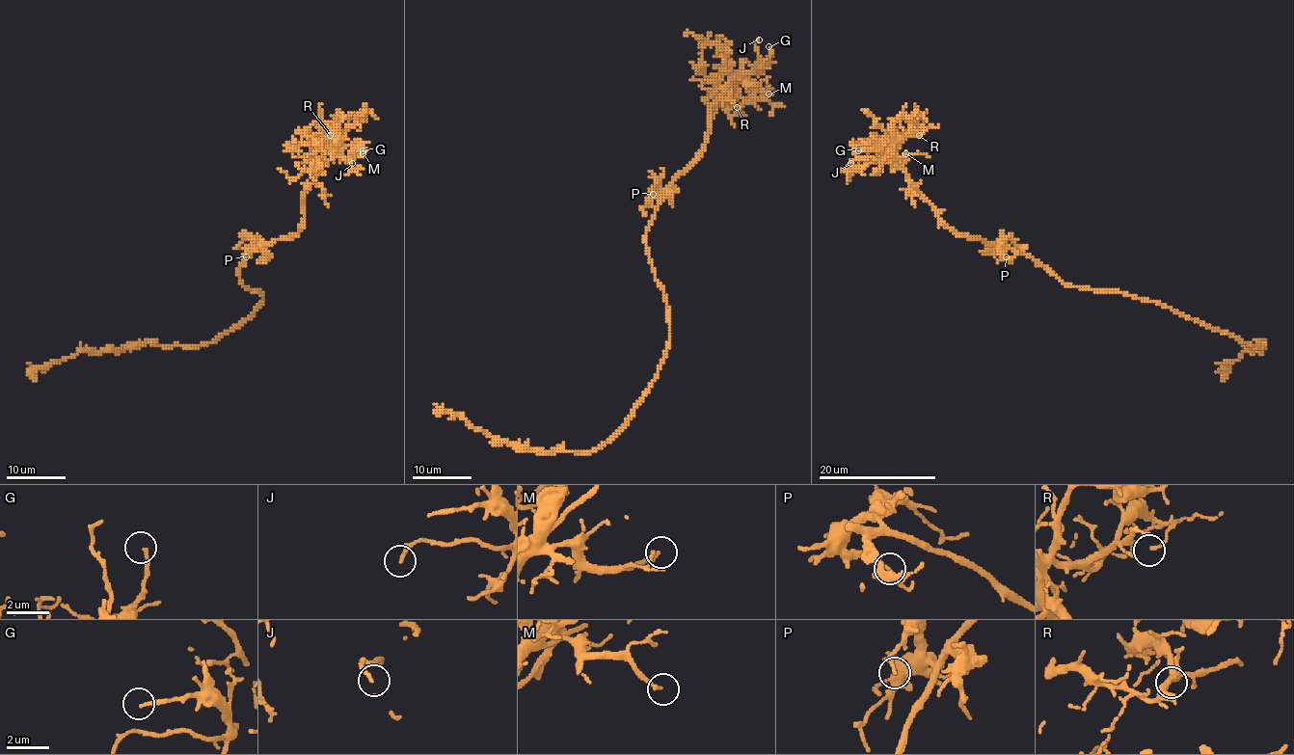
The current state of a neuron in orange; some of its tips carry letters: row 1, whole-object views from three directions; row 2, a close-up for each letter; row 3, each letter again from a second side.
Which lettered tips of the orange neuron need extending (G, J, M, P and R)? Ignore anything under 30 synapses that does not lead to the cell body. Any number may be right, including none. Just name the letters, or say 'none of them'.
none of them

